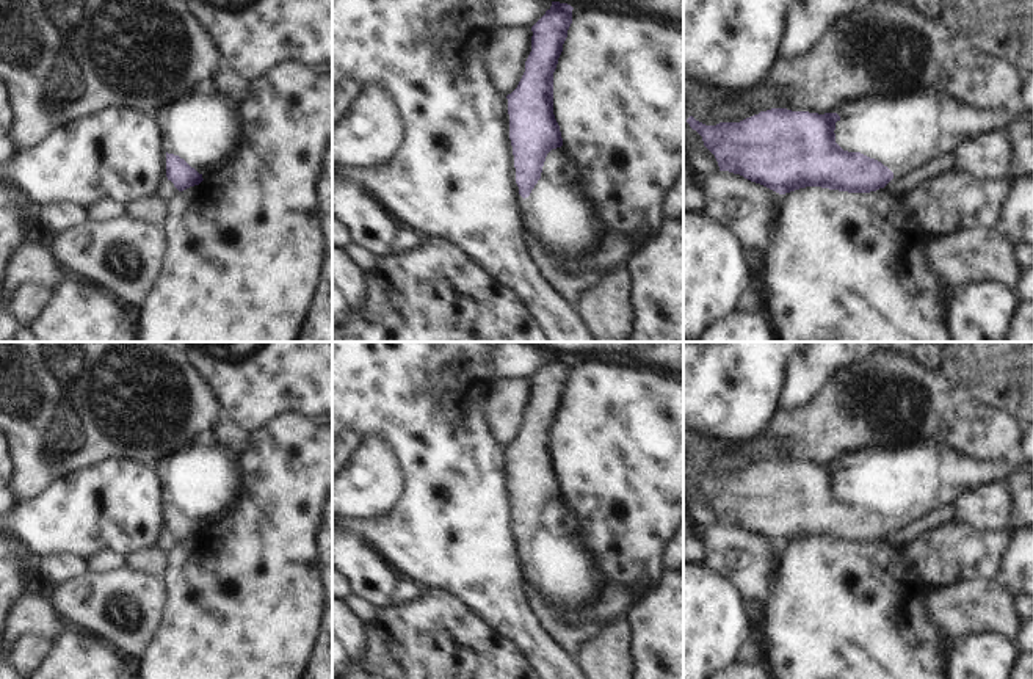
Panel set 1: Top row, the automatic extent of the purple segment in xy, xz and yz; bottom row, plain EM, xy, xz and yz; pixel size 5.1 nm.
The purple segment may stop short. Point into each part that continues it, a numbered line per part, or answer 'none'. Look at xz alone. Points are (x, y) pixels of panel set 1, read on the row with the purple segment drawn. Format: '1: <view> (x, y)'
1: xz (565, 220)

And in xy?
1: xy (202, 129)

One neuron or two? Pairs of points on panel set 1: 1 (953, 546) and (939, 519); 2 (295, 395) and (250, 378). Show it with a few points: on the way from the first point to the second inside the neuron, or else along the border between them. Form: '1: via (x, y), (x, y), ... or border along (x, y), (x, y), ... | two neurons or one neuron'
1: border along (953, 521), (933, 527), (909, 543) | two neurons
2: via (284, 384), (278, 378), (260, 378) | one neuron

